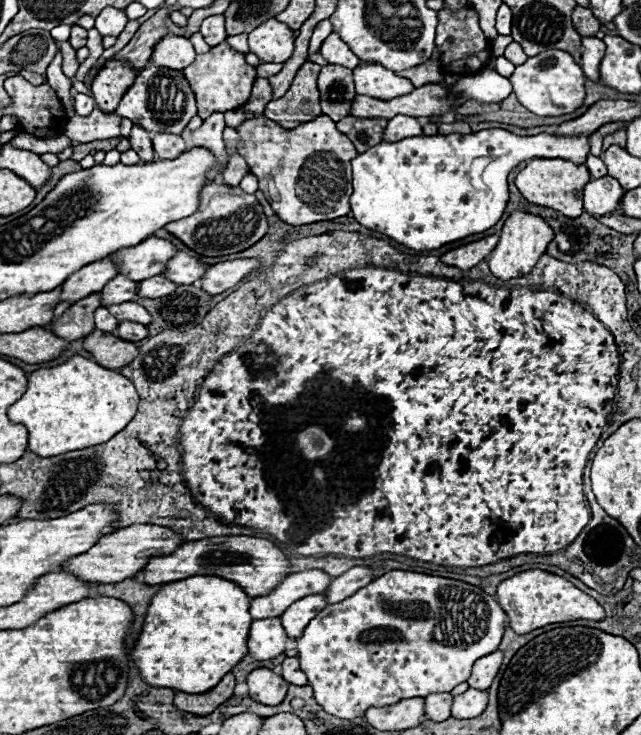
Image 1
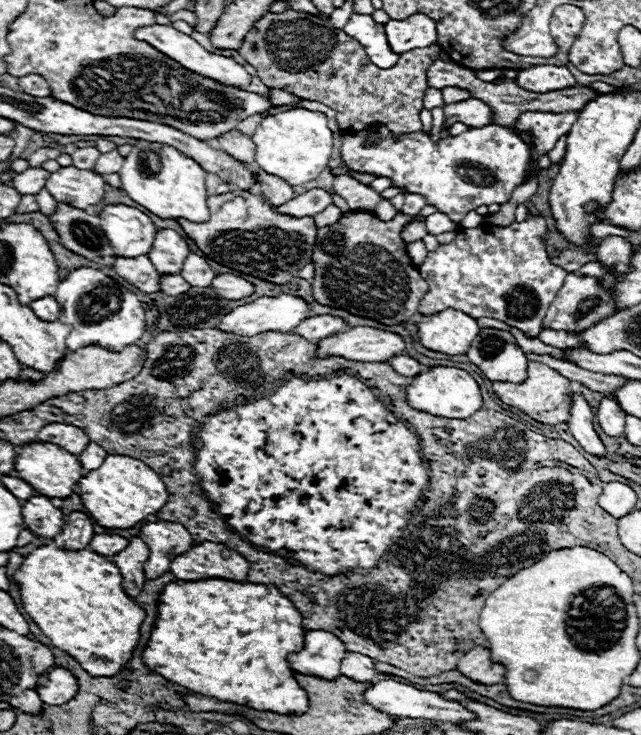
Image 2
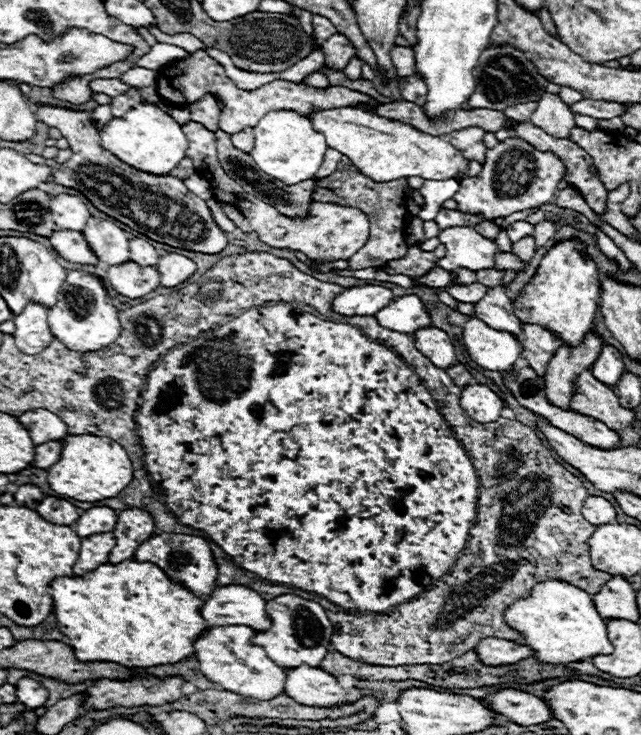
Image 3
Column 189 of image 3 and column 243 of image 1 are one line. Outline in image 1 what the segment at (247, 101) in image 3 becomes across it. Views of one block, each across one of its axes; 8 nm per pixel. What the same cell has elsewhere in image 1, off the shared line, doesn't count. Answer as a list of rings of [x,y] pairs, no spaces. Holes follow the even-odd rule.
[[[226,42],[214,46],[206,54],[196,54],[194,62],[184,70],[184,74],[194,88],[200,118],[208,118],[214,112],[228,112],[240,108],[250,98],[250,90],[256,80],[256,68],[246,64],[244,54],[232,50]]]

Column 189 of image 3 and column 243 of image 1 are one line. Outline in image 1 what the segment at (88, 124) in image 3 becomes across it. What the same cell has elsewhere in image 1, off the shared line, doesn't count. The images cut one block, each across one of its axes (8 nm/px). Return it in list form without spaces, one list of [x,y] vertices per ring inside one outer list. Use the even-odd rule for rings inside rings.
[[[212,182],[202,190],[202,202],[196,214],[168,224],[166,230],[182,240],[188,248],[196,250],[200,256],[224,256],[242,252],[256,244],[268,232],[268,218],[254,194],[244,192],[240,186]]]

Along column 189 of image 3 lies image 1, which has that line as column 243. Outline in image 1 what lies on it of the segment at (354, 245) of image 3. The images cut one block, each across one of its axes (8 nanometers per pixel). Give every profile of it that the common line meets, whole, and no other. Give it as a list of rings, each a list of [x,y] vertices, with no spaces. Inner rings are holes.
[[[326,114],[290,130],[266,116],[258,116],[242,122],[236,130],[242,138],[240,154],[250,166],[250,172],[258,176],[260,190],[266,194],[280,220],[302,226],[350,214],[350,160],[356,158],[358,152],[350,138],[342,134],[336,122]]]

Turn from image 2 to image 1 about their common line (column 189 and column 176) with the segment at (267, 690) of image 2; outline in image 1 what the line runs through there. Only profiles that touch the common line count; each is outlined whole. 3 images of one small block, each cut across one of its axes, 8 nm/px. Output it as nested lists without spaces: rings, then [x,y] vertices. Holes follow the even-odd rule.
[[[192,576],[164,584],[154,594],[140,638],[132,648],[132,660],[140,676],[150,686],[188,690],[188,694],[212,690],[248,654],[250,600],[236,582],[218,576]]]

